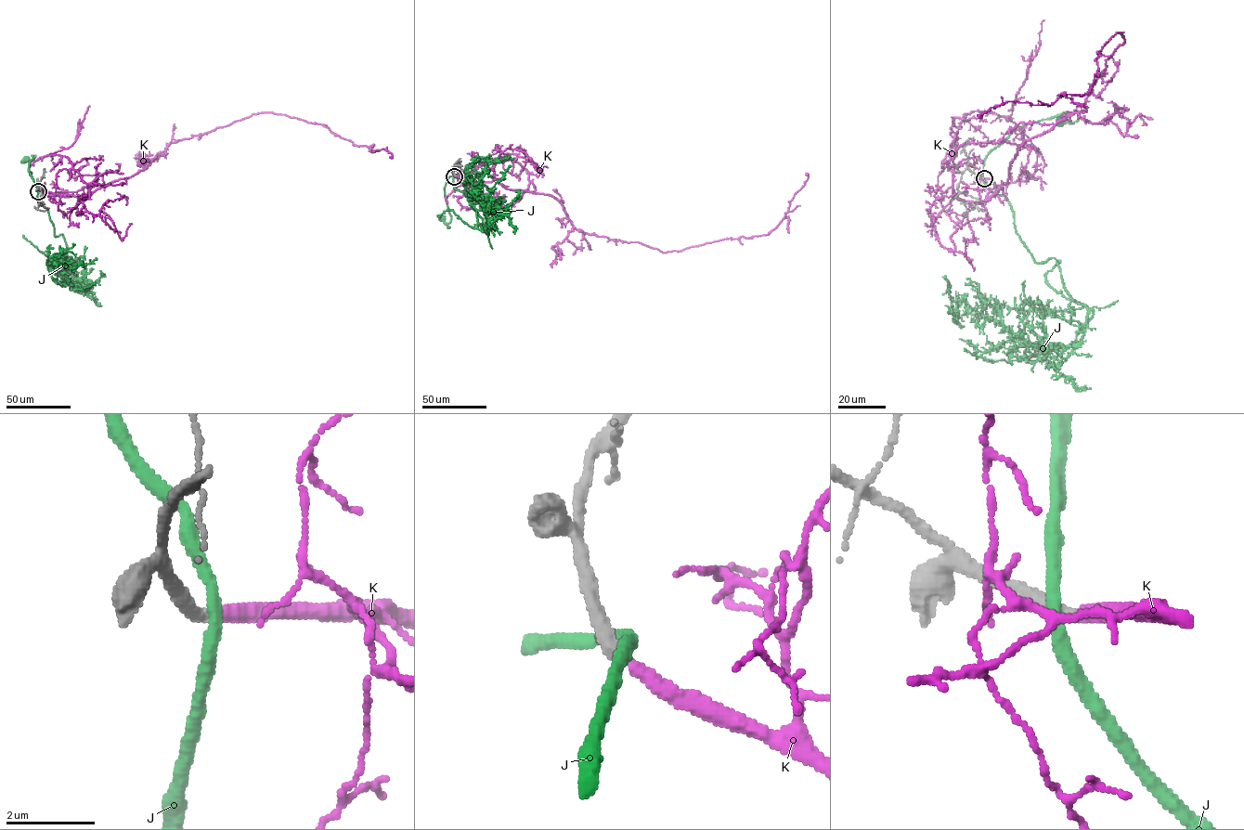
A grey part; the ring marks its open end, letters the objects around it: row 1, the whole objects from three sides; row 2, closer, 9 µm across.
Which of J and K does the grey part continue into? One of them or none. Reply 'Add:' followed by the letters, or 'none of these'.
Add: K

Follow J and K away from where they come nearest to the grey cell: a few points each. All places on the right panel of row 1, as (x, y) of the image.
J: (982, 178), (985, 157), (1011, 134), (1026, 124), (1066, 112), (1071, 122), (1062, 119)
K: (984, 178), (994, 186), (989, 200), (1025, 141), (1084, 109), (1121, 32), (1101, 47), (1086, 93), (977, 114)

